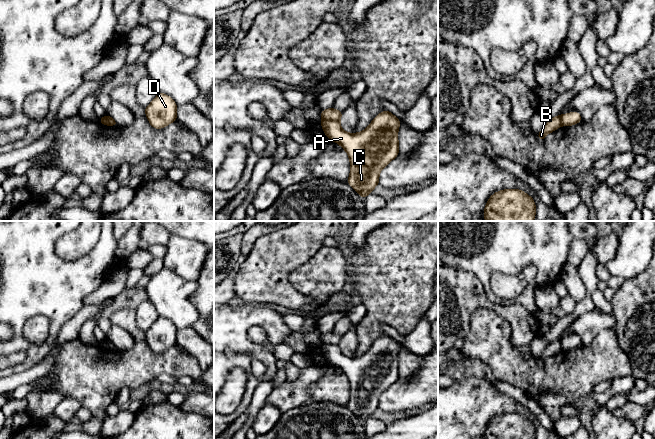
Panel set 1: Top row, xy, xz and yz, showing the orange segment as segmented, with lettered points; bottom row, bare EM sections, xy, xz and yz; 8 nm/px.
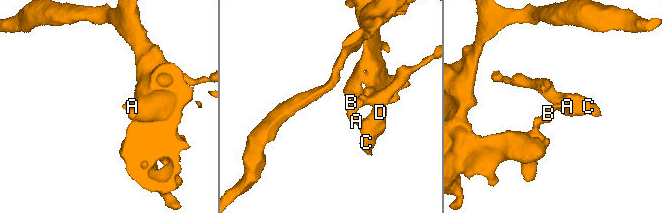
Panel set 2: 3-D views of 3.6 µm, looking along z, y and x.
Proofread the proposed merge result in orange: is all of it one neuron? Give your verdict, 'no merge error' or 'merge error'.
merge error

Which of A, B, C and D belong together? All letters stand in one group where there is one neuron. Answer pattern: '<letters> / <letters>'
A C D / B

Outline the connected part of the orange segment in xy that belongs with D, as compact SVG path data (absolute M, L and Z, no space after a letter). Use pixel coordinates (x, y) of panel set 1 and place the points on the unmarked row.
M159 316L145 331L145 338L153 352L162 353L177 344L177 328L170 320Z

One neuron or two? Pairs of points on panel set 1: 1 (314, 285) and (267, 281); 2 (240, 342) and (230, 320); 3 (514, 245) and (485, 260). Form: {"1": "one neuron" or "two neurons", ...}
{"1": "two neurons", "2": "one neuron", "3": "one neuron"}

